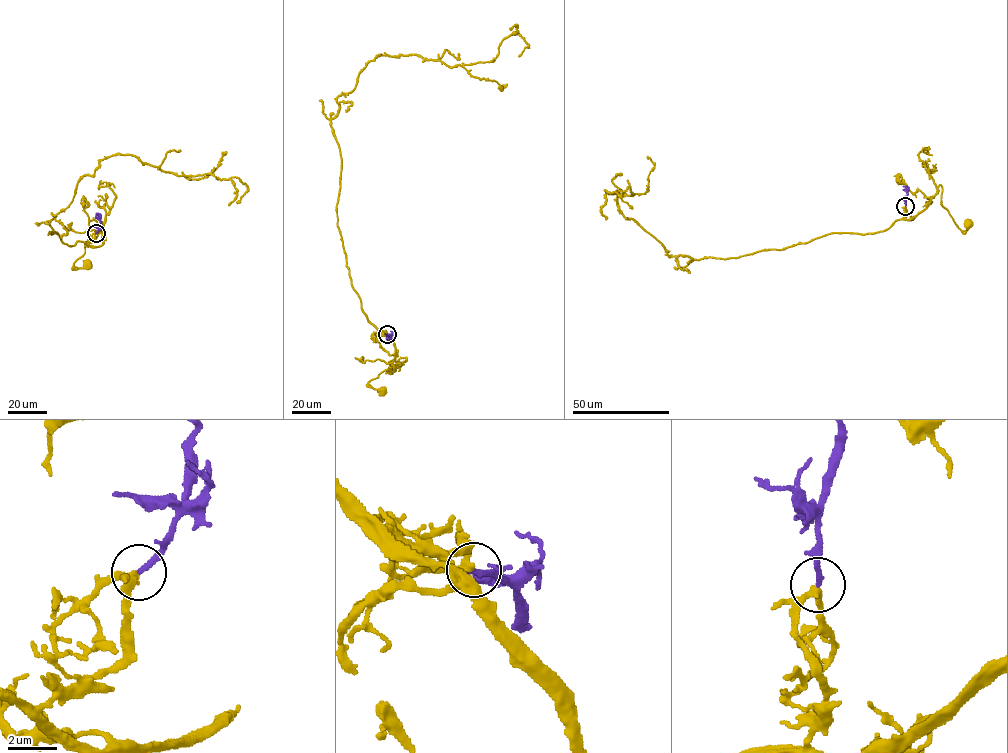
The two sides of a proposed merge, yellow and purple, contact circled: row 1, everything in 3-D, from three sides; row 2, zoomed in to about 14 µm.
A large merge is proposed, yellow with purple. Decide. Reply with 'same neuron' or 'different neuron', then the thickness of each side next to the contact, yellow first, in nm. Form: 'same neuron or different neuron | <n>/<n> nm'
same neuron | 240/240 nm

